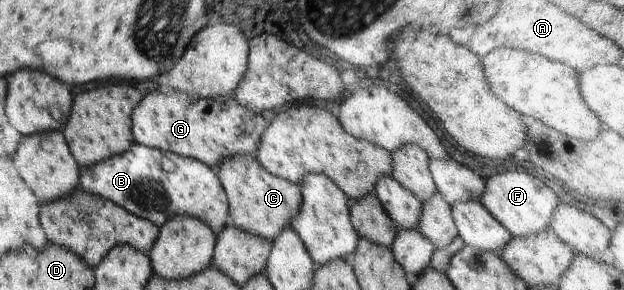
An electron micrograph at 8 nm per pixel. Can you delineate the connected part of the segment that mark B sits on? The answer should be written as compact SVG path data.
M134 142L130 150L80 170L79 188L110 200L160 228L170 218L186 214L210 226L217 236L230 223L229 204L216 171L194 158L178 156Z

